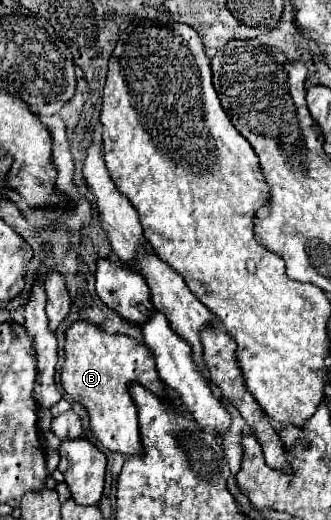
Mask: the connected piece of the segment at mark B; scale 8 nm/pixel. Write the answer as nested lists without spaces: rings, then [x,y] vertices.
[[[76,321],[66,331],[62,387],[70,399],[78,401],[88,411],[90,429],[98,437],[102,447],[126,457],[144,453],[138,431],[136,405],[128,391],[132,383],[140,383],[156,395],[164,393],[166,399],[162,379],[156,373],[154,355],[150,355],[146,345],[126,335],[108,335],[106,331],[100,331],[98,327],[84,321]]]

